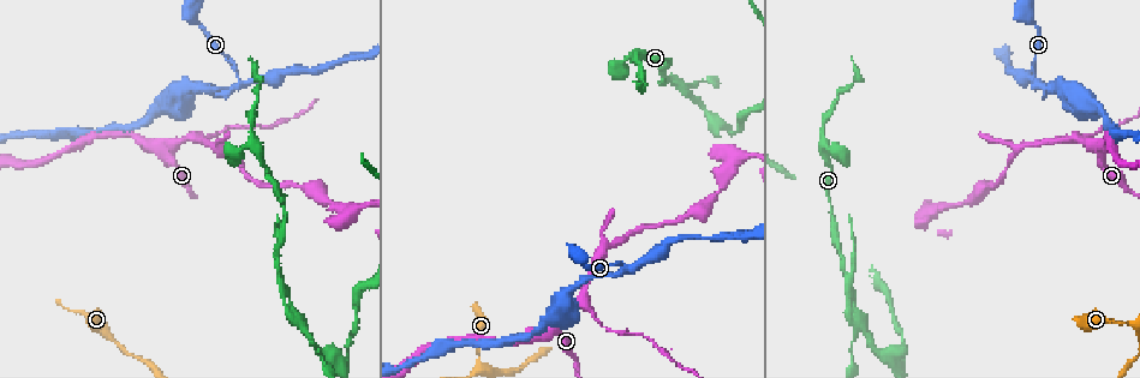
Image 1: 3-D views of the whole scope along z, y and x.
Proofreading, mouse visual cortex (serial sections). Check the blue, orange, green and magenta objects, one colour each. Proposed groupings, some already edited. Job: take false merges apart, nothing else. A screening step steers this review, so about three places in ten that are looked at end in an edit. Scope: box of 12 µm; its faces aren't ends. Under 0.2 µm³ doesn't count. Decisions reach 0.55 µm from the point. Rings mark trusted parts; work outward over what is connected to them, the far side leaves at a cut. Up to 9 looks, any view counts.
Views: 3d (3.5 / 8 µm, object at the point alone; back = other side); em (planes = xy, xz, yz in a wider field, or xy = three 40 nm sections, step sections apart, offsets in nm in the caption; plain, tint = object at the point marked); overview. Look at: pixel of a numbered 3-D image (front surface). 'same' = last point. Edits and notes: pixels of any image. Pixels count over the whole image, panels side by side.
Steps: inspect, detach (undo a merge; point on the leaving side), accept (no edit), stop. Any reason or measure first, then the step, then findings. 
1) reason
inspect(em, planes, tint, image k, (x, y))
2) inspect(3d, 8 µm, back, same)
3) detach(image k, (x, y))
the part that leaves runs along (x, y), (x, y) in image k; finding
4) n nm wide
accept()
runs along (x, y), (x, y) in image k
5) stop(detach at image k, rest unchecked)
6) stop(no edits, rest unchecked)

three arms meet
inspect(3d, 3.5 µm, image 1, (1039, 85))

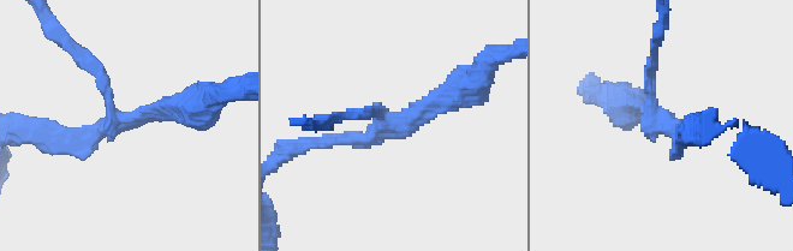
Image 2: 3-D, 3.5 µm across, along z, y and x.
3 arms; arms of 150, 150, 250 nm; shape alone is not enough
inspect(em, xy, step 2, tint, image 2, (385, 123))

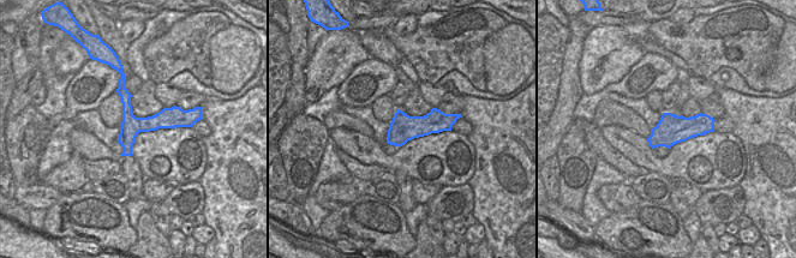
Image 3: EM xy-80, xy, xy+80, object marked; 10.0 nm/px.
260 nm wide
detach(image 2, (65, 142))
border along (138, 118), (138, 128), (141, 131) in image 3; two cells meet here

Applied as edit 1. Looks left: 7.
abrupt turn
inspect(3d, 8 µm, back, image 1, (555, 330))

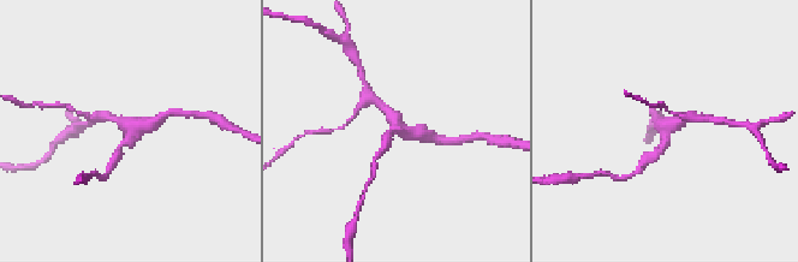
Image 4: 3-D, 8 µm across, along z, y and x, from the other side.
zoom in
inspect(3d, 3.5 µm, back, image 4, (397, 124))

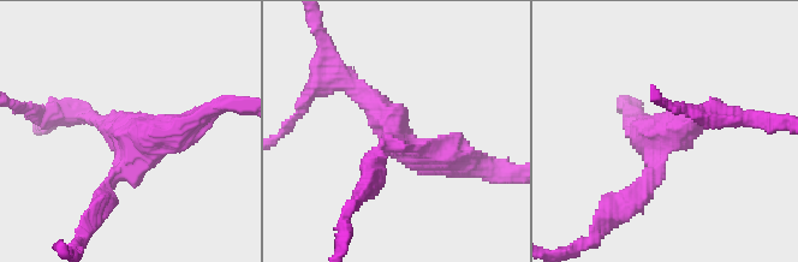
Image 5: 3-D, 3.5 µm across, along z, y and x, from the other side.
accept()
runs along (638, 197), (660, 137), (719, 115) in image 5; all the same cell

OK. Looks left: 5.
narrows sharply
inspect(em, xy, step 5, tint, image 1, (228, 129))

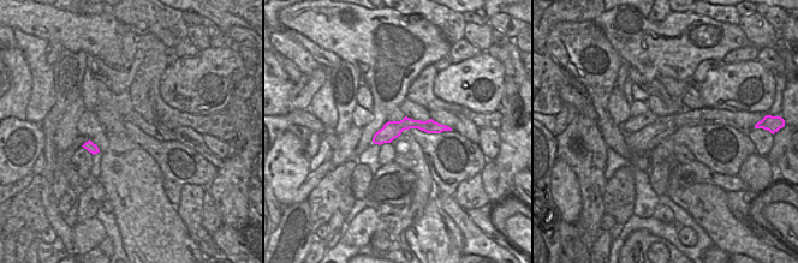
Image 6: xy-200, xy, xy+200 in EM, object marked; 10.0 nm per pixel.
inspect(3d, 3.5 µm, same)

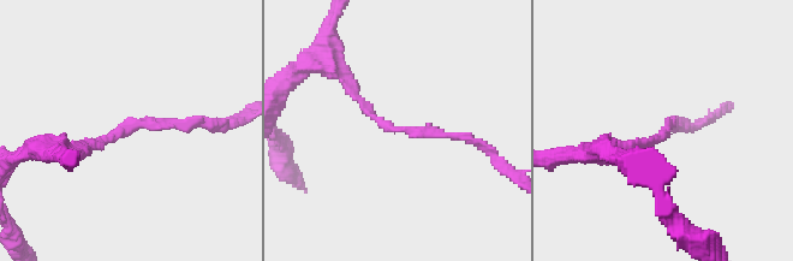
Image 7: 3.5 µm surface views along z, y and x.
accept()
runs along (442, 127), (404, 124), (375, 139) in image 6; all the same cell

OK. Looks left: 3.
abrupt turn
inspect(3d, 3.5 µm, image 1, (477, 360))

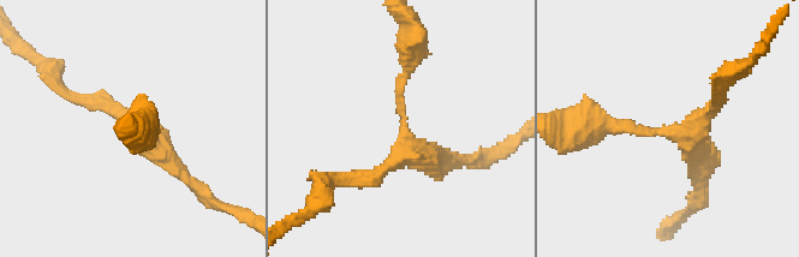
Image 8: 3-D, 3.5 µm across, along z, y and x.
shape alone is not enough
inspect(em, planes, tint, image 8, (403, 122))

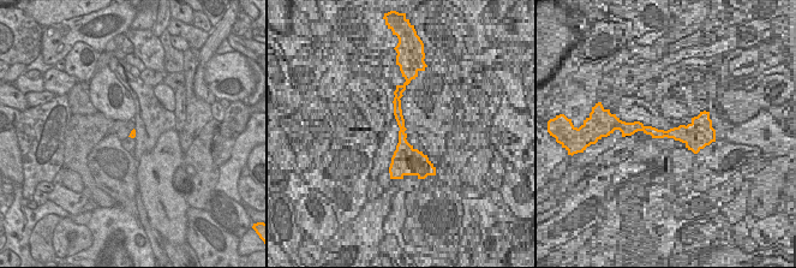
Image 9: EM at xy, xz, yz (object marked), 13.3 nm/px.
accept()
runs along (586, 124), (683, 131), (701, 171) in image 8; one cell here

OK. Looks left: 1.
stop(detach at image 2, rest unchecked)

